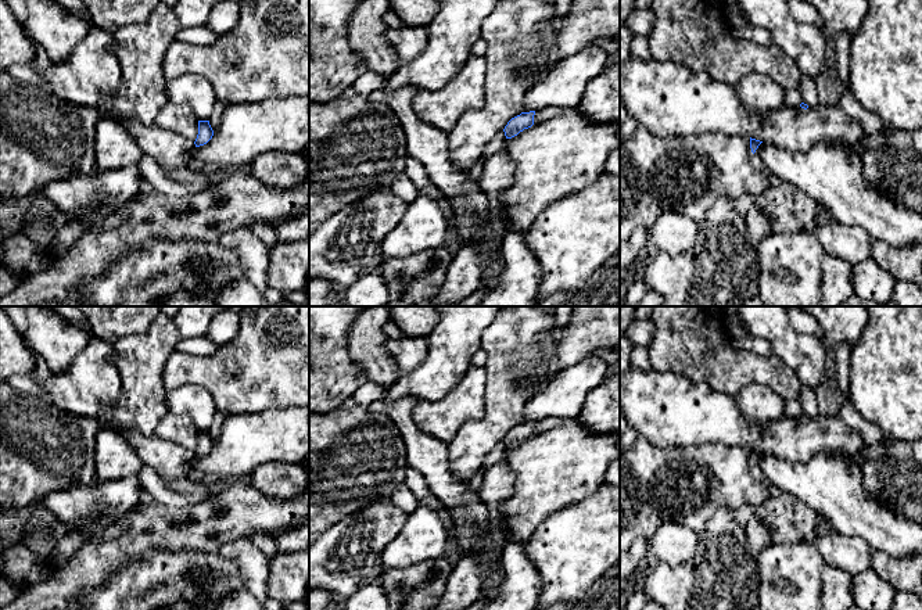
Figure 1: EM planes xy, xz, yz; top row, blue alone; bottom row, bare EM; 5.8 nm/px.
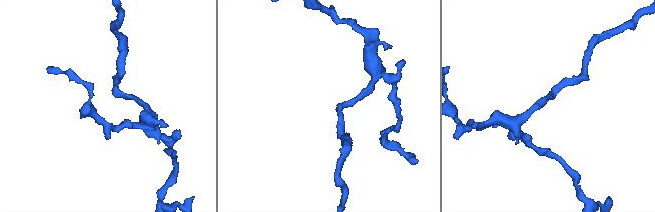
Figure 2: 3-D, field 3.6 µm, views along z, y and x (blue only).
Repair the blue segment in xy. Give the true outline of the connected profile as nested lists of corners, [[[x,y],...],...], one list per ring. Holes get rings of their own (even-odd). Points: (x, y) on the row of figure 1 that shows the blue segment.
[[[198,121],[198,134],[194,141],[195,147],[207,144],[214,136],[209,121]]]

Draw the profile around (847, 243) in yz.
[[[824,220],[807,232],[818,240],[826,255],[836,256],[850,265],[869,258],[873,241],[858,227]]]

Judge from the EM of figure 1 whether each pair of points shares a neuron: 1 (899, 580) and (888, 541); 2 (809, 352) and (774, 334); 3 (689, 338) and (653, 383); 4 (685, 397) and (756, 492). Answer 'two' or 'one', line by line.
1: two
2: one
3: two
4: two

